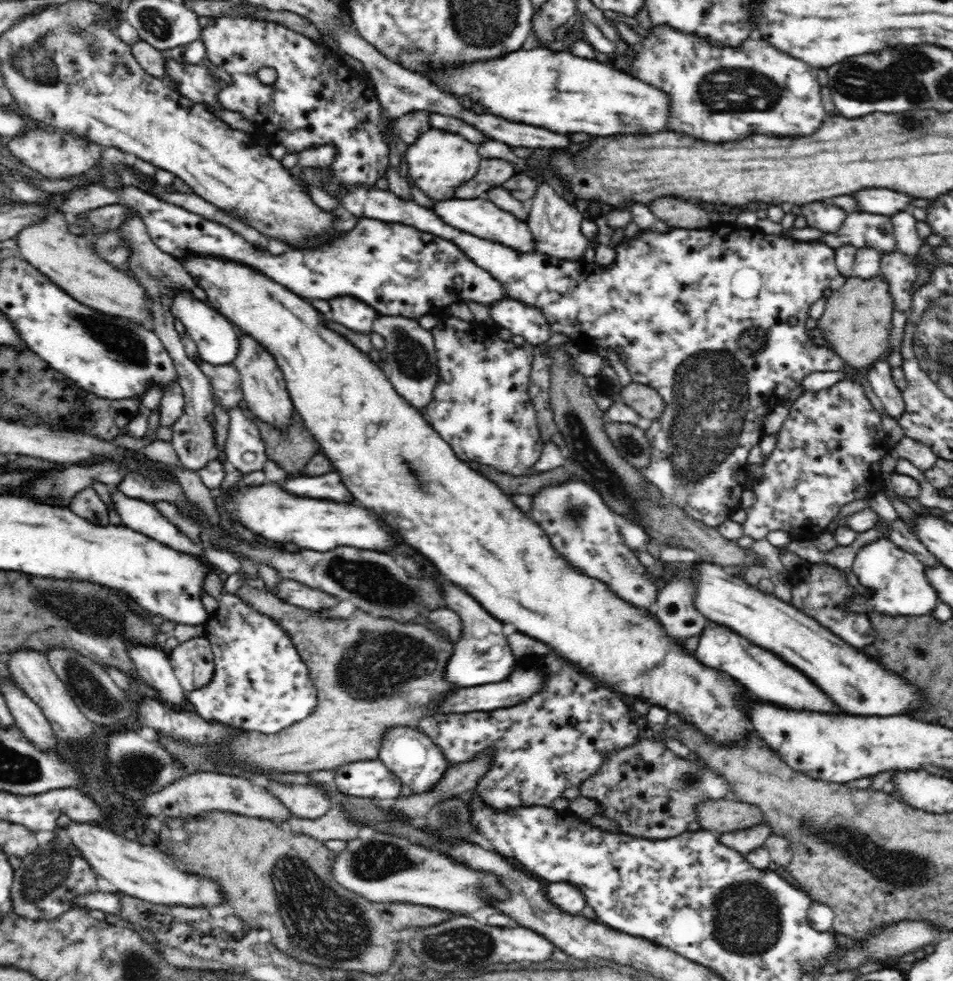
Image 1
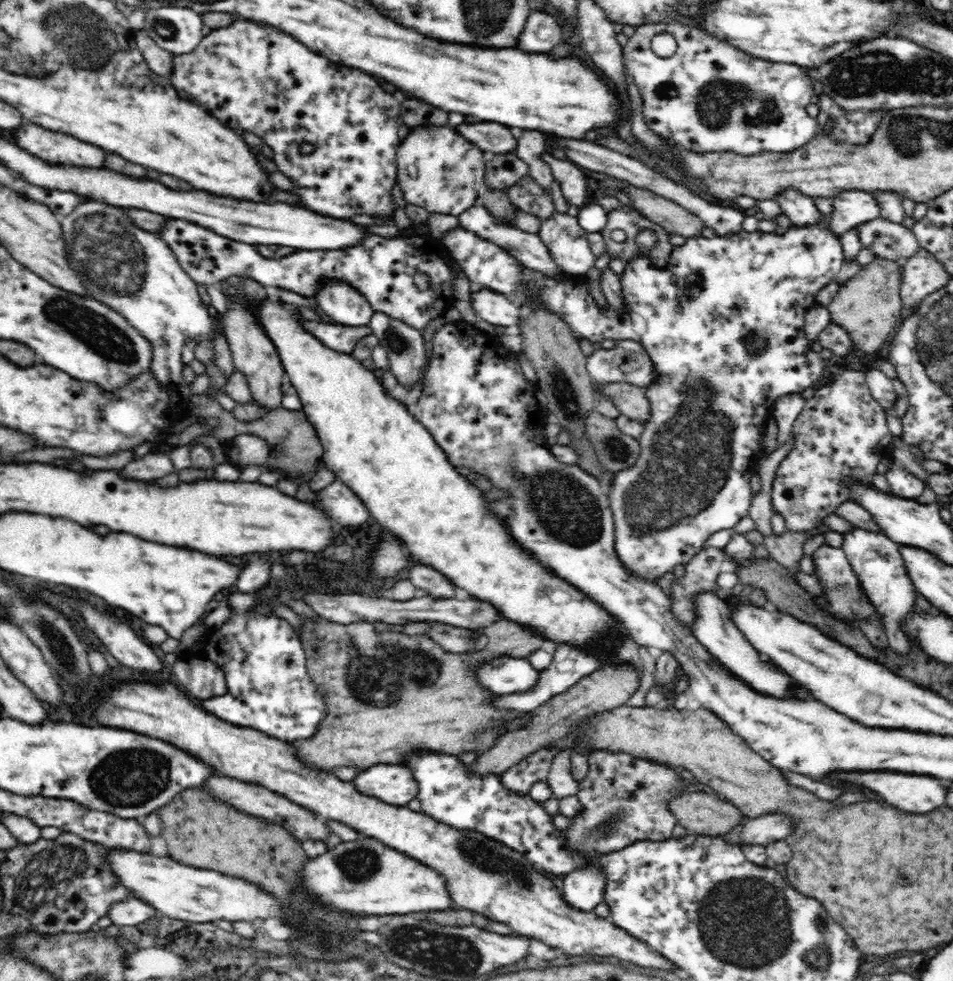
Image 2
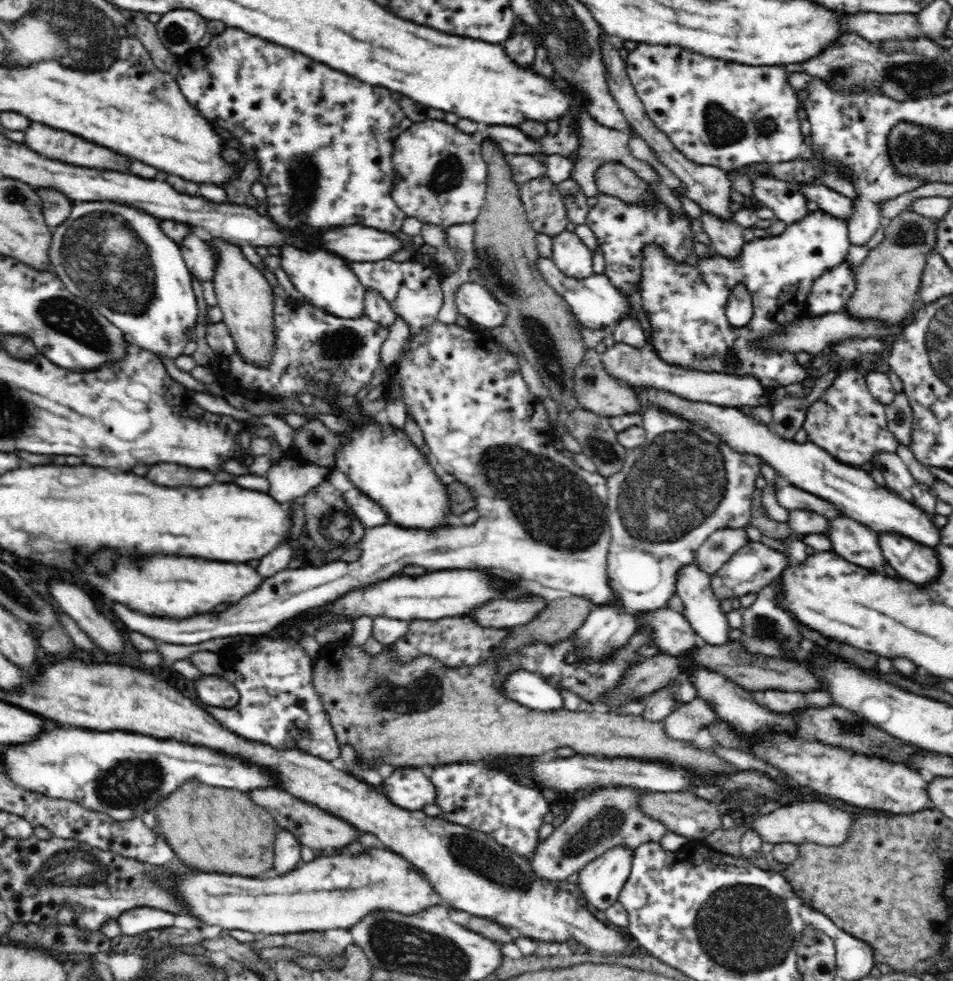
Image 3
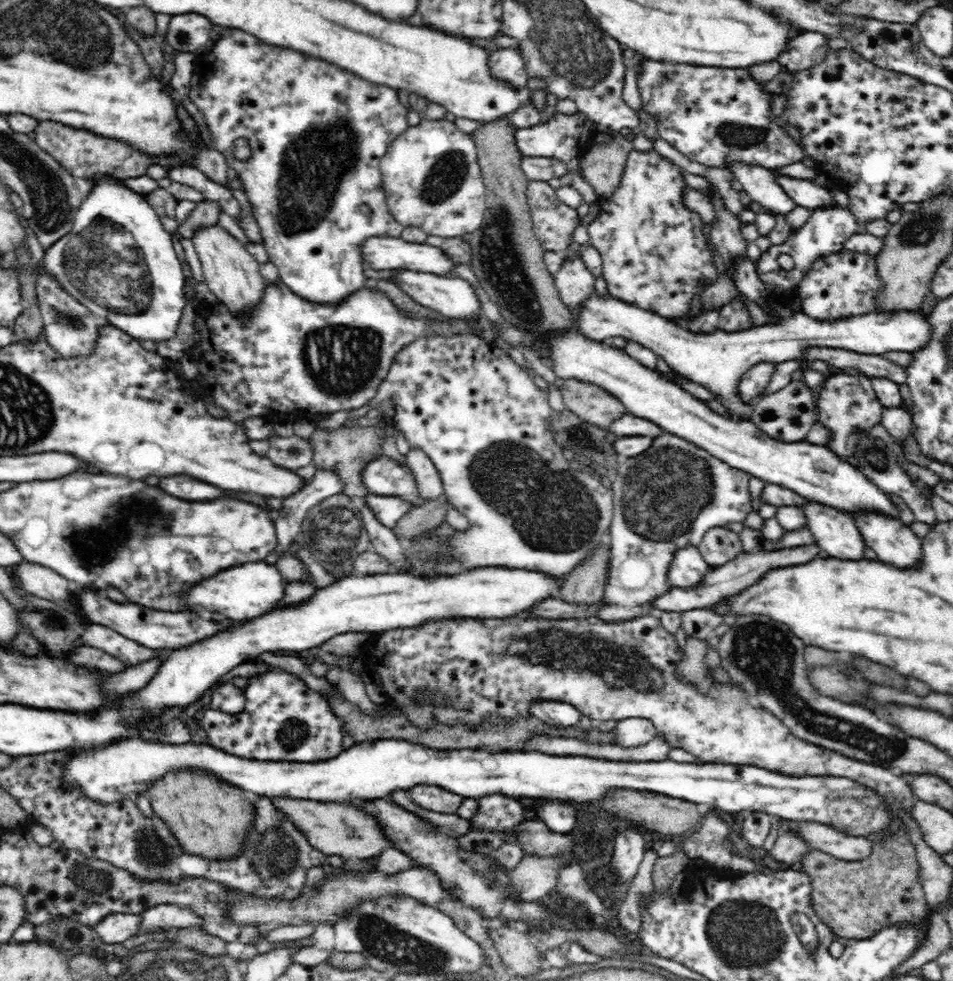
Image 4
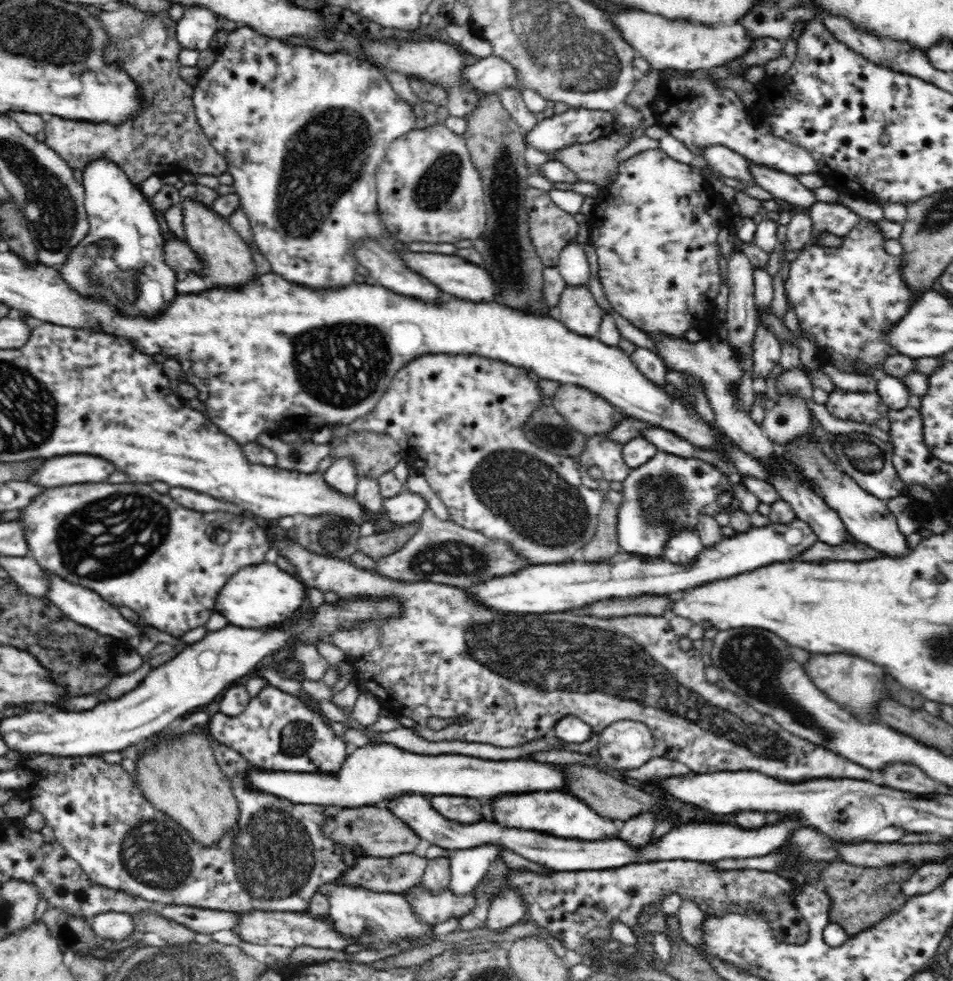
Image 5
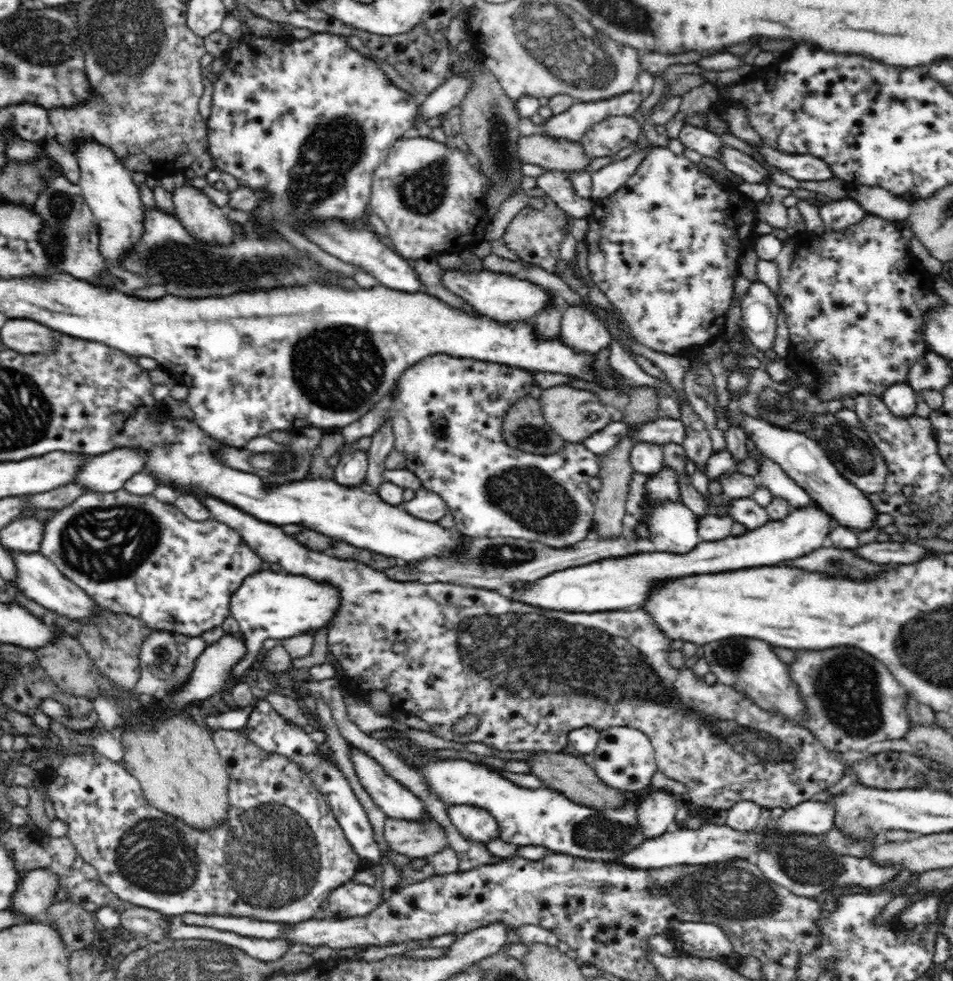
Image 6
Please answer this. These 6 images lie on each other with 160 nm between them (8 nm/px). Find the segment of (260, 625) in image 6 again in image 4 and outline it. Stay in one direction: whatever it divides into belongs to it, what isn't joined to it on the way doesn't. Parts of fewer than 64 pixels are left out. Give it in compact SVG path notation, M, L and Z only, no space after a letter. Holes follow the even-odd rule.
M253 562L226 568L210 578L201 579L198 586L188 588L182 596L190 604L188 607L196 612L206 609L220 612L235 622L247 622L276 608L284 596L284 582L286 580L274 566L266 562Z

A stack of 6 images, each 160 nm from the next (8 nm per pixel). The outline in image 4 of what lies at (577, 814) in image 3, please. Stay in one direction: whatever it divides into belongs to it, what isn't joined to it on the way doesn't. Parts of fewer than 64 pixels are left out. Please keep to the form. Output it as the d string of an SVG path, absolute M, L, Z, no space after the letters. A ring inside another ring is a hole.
M526 857L509 871L513 891L524 902L546 899L557 883L559 868L567 864L566 857Z

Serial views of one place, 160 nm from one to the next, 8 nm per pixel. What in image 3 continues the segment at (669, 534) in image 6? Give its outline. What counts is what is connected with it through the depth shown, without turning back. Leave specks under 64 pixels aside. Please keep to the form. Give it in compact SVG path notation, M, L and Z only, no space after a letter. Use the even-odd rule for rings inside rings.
M696 563L684 565L677 574L675 582L675 592L682 599L684 609L683 616L691 624L691 627L702 640L712 645L726 644L728 641L728 632L732 629L726 620L726 614L720 609L720 600L714 596L711 587L711 576L700 569Z

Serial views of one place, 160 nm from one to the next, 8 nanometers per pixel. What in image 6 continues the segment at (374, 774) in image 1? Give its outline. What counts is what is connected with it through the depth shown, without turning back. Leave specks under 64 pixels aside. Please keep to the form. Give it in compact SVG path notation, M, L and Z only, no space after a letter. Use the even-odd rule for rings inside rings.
M450 804L448 806L448 817L450 817L452 824L466 840L474 840L474 842L480 842L480 844L486 846L492 838L498 838L498 834L500 834L496 819L493 818L490 812L485 811L483 808L468 804Z

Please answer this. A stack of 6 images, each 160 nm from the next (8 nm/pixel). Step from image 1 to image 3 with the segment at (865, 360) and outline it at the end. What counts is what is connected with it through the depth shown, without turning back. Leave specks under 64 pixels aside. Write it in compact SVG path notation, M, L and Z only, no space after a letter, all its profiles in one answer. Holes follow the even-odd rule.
M902 211L896 218L884 223L883 236L880 244L870 250L856 270L856 290L843 311L860 321L882 321L893 326L913 312L914 302L918 300L926 255L936 251L936 221L914 211Z

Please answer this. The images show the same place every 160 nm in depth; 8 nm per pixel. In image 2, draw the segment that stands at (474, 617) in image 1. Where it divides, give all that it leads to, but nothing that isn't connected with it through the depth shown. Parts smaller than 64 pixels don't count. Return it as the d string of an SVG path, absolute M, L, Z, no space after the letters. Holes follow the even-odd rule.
M416 562L408 574L408 579L418 590L426 590L432 597L447 599L454 596L455 584L430 565ZM500 656L476 666L474 673L480 685L494 694L520 694L536 686L540 671L534 669L528 659Z

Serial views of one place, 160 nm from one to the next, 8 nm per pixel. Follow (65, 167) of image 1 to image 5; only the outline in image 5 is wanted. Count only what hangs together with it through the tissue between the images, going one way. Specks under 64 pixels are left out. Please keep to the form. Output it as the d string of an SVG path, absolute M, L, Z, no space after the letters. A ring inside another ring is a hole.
M126 4L116 10L102 10L98 20L110 37L108 46L104 48L104 60L120 64L120 68L137 82L143 105L124 124L106 124L106 122L92 124L84 120L60 120L58 116L50 116L46 120L46 130L44 130L46 144L52 150L56 150L72 169L82 171L87 168L88 162L96 158L108 158L113 163L116 162L116 166L120 167L120 170L124 171L124 174L128 175L135 184L142 183L154 174L161 178L165 177L176 168L186 168L190 173L210 174L217 177L227 172L227 161L212 146L198 124L192 100L194 87L180 77L181 64L178 61L178 54L185 48L176 39L177 22L168 15L168 11L147 13Z

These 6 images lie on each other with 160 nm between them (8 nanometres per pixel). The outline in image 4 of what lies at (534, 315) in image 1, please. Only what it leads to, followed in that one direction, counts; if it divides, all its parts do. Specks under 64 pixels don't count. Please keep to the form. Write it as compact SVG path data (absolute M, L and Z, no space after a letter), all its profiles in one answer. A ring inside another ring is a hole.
M402 270L396 276L387 274L389 280L401 288L413 301L448 316L448 318L467 319L482 316L482 305L476 296L472 285L462 278L440 277L431 273Z

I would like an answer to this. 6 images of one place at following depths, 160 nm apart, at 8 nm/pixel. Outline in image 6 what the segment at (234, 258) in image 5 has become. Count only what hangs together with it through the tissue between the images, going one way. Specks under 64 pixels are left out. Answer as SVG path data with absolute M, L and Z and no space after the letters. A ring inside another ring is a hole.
M184 184L172 193L175 217L196 241L213 246L232 246L234 232L223 207L219 207L202 189Z

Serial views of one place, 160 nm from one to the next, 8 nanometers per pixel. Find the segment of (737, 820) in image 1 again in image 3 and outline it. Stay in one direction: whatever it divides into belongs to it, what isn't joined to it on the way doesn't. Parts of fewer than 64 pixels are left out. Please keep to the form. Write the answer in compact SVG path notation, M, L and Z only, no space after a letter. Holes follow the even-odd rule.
M692 792L650 793L639 800L639 809L652 820L659 820L669 831L685 836L689 841L704 839L711 832L721 828L721 816L716 802L710 803Z

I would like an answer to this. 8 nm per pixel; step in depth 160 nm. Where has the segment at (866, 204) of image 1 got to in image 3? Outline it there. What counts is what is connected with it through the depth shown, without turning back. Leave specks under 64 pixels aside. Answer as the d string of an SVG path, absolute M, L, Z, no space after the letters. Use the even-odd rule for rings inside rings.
M820 184L800 186L800 192L810 200L816 202L820 211L831 214L836 218L848 220L854 212L853 199L838 194L835 190Z

